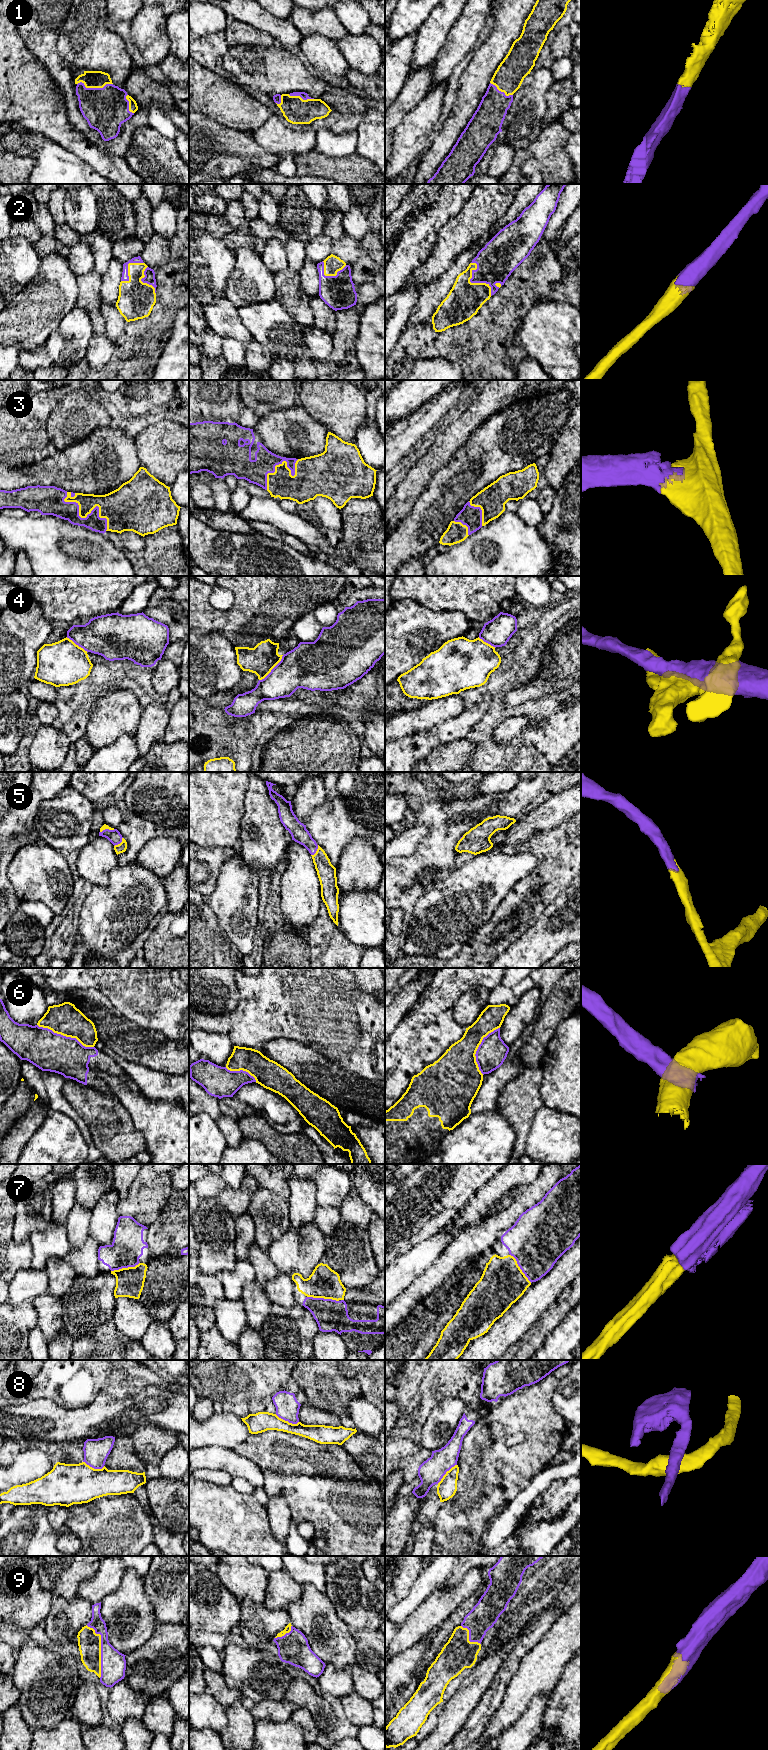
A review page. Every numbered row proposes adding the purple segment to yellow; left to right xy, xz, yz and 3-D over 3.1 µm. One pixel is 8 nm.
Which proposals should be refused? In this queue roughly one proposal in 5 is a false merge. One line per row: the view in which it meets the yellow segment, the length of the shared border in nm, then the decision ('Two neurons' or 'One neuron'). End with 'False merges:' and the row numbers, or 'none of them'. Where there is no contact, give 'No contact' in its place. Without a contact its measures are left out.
1: Touches yellow in xy. Shared border 280 nm. One neuron
2: Touches yellow in yz. Shared border 320 nm. One neuron
3: Touches yellow in xy. Shared border 440 nm. One neuron
4: Touches yellow in xz. Shared border 280 nm. Two neurons
5: Touches yellow in xz. Shared border 110 nm. One neuron
6: Touches yellow in xy. Shared border 500 nm. Two neurons
7: Touches yellow in xz. Shared border 260 nm. One neuron
8: Touches yellow in xz. Shared border 200 nm. Two neurons
9: Touches yellow in xy. Shared border 440 nm. One neuron
False merges: 4, 6, 8

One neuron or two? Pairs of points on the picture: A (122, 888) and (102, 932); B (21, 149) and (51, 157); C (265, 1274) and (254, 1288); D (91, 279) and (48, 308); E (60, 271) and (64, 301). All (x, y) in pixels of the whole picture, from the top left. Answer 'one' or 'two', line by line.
A: one
B: two
C: two
D: two
E: one

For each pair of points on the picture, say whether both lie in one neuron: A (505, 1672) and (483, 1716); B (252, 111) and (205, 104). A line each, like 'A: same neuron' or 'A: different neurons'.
A: same neuron
B: same neuron

